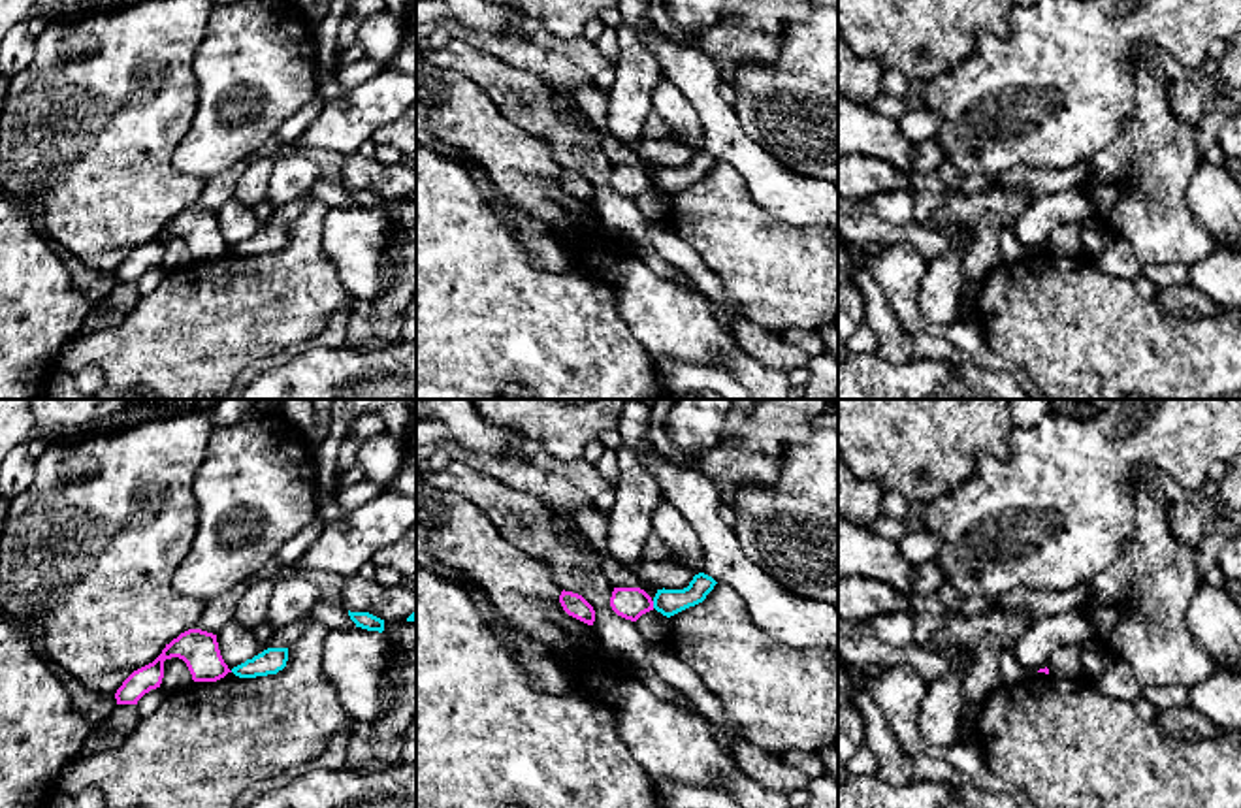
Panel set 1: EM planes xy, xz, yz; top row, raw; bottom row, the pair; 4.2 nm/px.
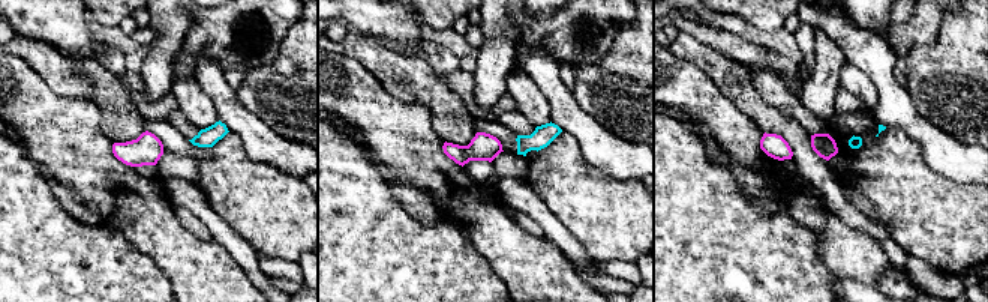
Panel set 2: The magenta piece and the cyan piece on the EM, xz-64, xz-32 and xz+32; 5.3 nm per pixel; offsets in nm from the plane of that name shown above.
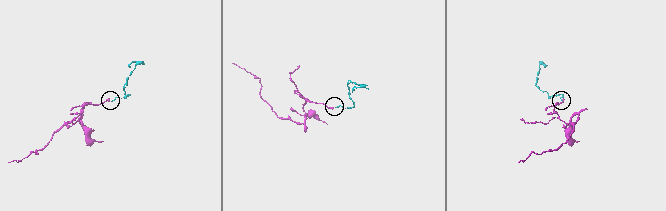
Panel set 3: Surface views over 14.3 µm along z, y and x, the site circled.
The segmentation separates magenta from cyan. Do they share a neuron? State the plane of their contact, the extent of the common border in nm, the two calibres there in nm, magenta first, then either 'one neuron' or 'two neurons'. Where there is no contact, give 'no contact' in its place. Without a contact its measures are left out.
contact in xz; length 30 nm; calibres 140 and 110 nm; two neurons

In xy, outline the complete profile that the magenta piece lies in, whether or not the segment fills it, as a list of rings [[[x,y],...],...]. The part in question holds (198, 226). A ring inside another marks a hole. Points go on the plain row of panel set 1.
[[[188,207],[166,222],[153,241],[134,249],[122,260],[115,271],[117,283],[137,283],[145,271],[160,266],[164,239],[171,235],[179,235],[186,241],[194,260],[217,260],[232,250],[220,234],[217,213]]]

